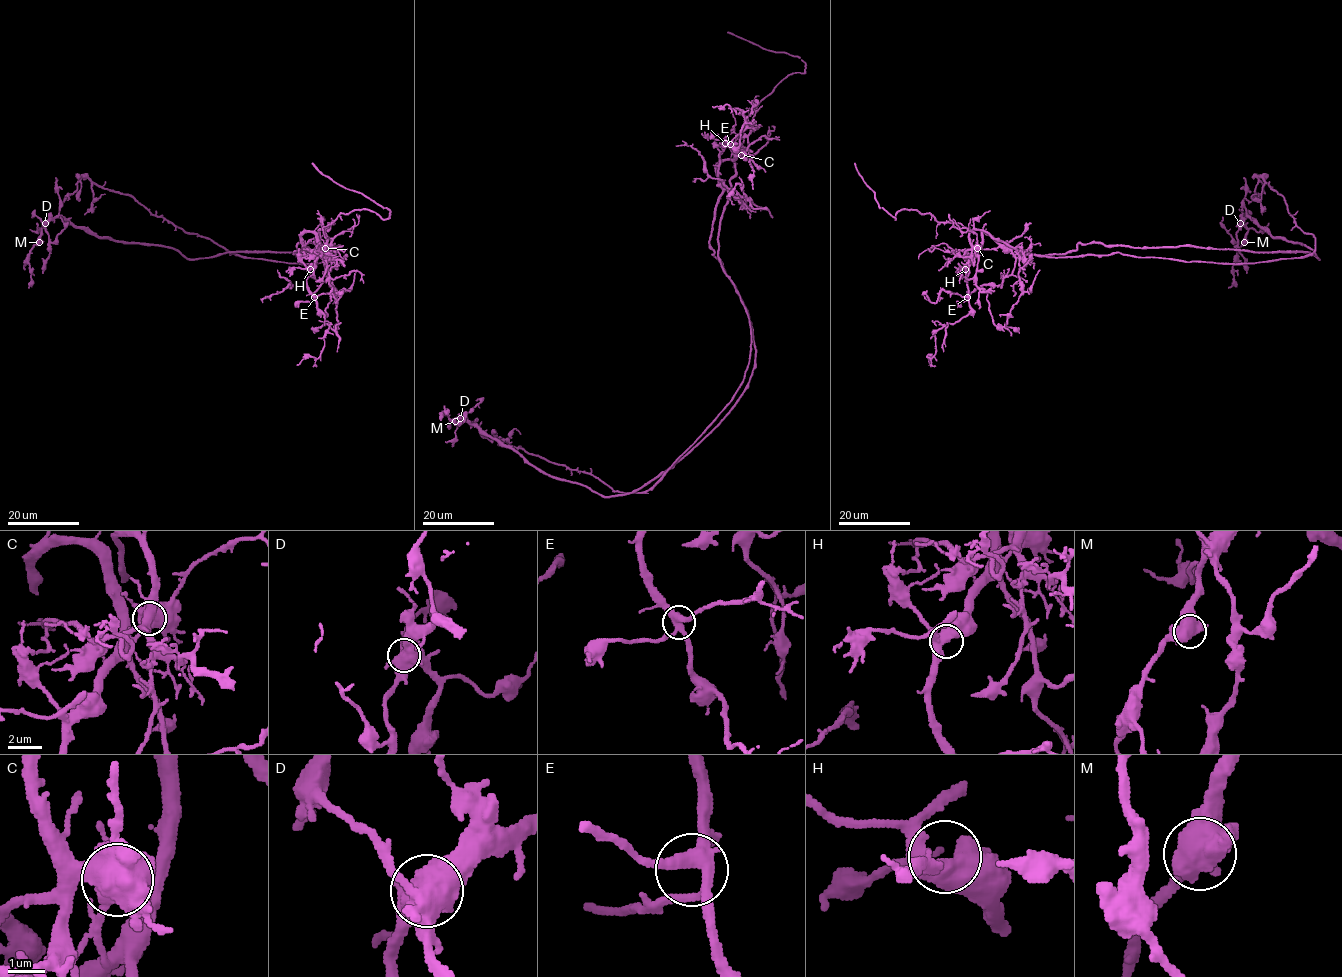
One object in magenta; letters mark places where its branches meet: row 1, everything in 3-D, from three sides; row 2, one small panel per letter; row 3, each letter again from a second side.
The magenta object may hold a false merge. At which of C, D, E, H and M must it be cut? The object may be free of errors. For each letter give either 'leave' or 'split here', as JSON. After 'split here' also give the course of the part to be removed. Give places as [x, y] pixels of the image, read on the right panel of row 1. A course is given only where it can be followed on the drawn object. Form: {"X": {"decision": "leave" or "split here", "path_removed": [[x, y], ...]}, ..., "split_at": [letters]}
{"C": {"decision": "split here", "path_removed": [[977, 248], [973, 230], [1056, 257], [1256, 263], [1315, 250], [1262, 177], [1261, 193], [1244, 198]]}, "D": {"decision": "leave"}, "E": {"decision": "leave"}, "H": {"decision": "leave"}, "M": {"decision": "leave"}, "split_at": ["C"]}

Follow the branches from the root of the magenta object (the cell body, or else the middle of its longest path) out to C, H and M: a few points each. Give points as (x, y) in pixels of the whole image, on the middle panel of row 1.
C: (714, 214), (723, 191), (718, 170), (719, 156), (725, 142), (736, 143), (741, 154)
H: (714, 214), (723, 191), (723, 181), (718, 177), (719, 150), (715, 144), (725, 143)
M: (714, 214), (709, 244), (748, 313), (755, 368), (730, 412), (682, 457), (631, 492), (602, 496), (455, 421)

